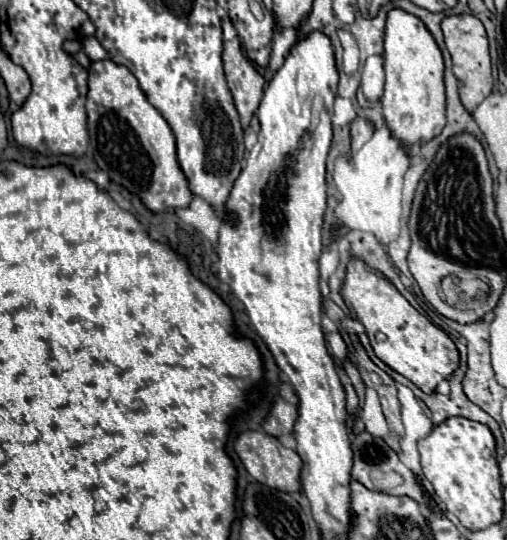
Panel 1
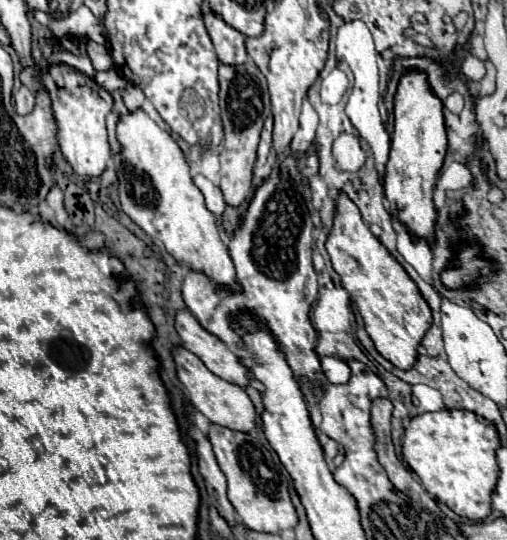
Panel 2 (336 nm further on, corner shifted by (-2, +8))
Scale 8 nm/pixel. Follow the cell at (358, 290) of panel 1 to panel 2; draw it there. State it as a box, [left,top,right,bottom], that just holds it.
[326,193,432,369]

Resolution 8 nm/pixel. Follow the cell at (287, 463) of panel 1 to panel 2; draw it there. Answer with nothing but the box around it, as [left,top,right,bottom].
[174,347,256,433]

